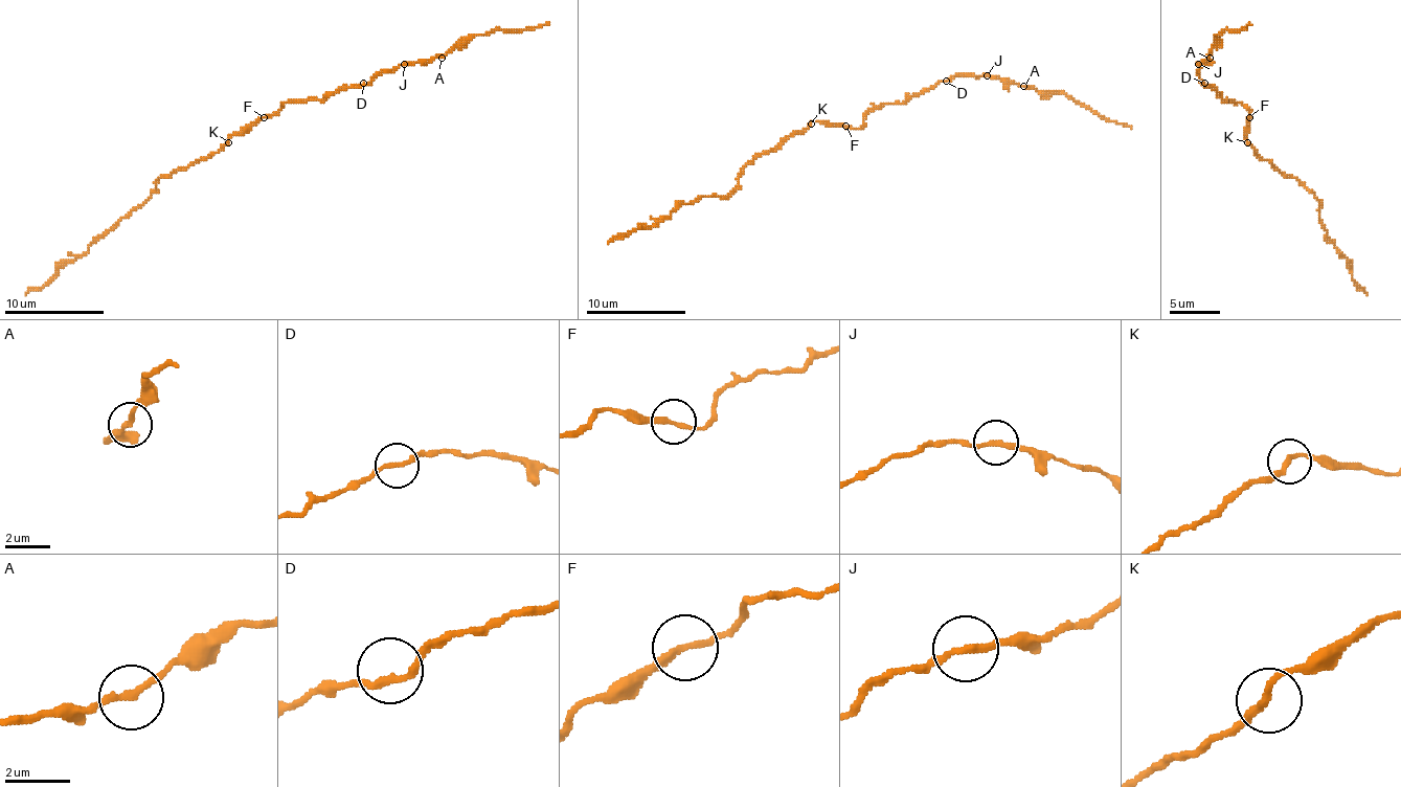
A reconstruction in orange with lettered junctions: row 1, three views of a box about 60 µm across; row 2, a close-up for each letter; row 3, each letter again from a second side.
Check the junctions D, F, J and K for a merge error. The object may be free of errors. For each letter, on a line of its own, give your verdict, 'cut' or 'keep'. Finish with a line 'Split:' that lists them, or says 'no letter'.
D: keep
F: keep
J: cut
K: keep
Split: J

